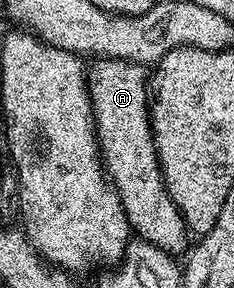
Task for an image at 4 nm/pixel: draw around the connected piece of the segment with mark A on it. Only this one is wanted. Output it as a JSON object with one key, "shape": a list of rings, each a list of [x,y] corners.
{"shape":[[[107,59],[97,60],[96,63],[87,74],[92,119],[96,122],[96,141],[100,145],[104,171],[128,216],[129,230],[139,240],[148,241],[163,253],[183,254],[190,245],[190,230],[172,202],[164,176],[160,173],[160,160],[152,138],[150,81],[145,66]]]}

